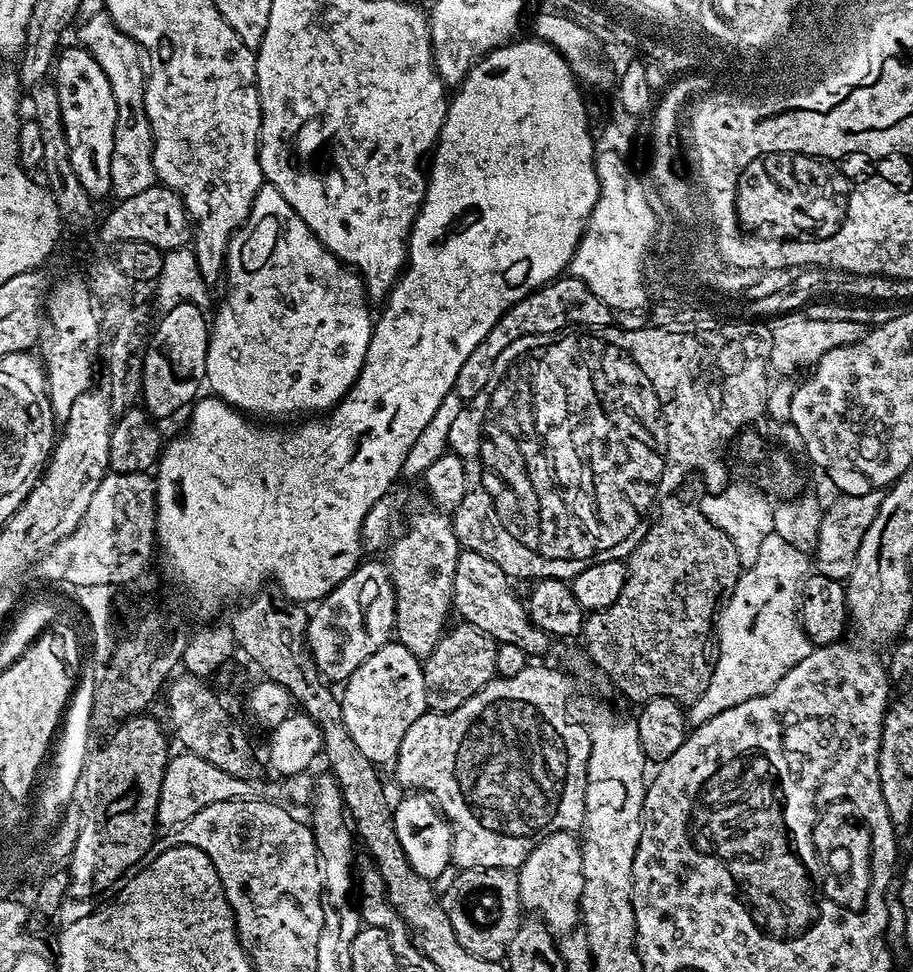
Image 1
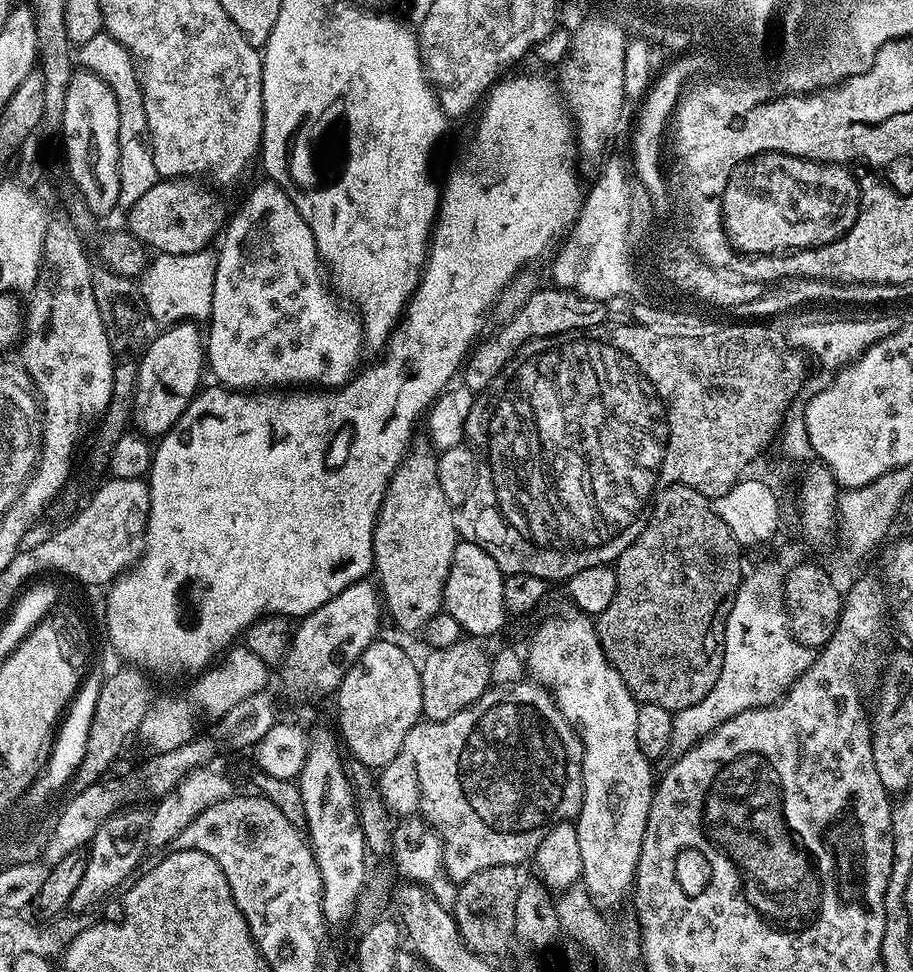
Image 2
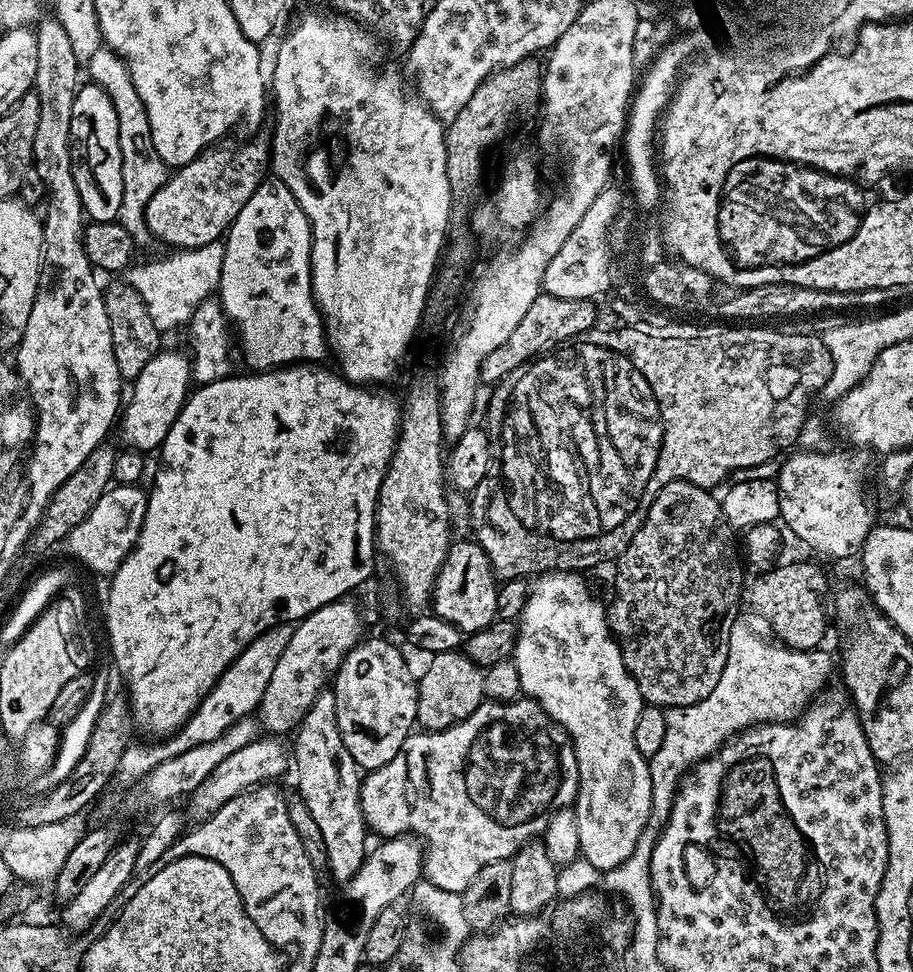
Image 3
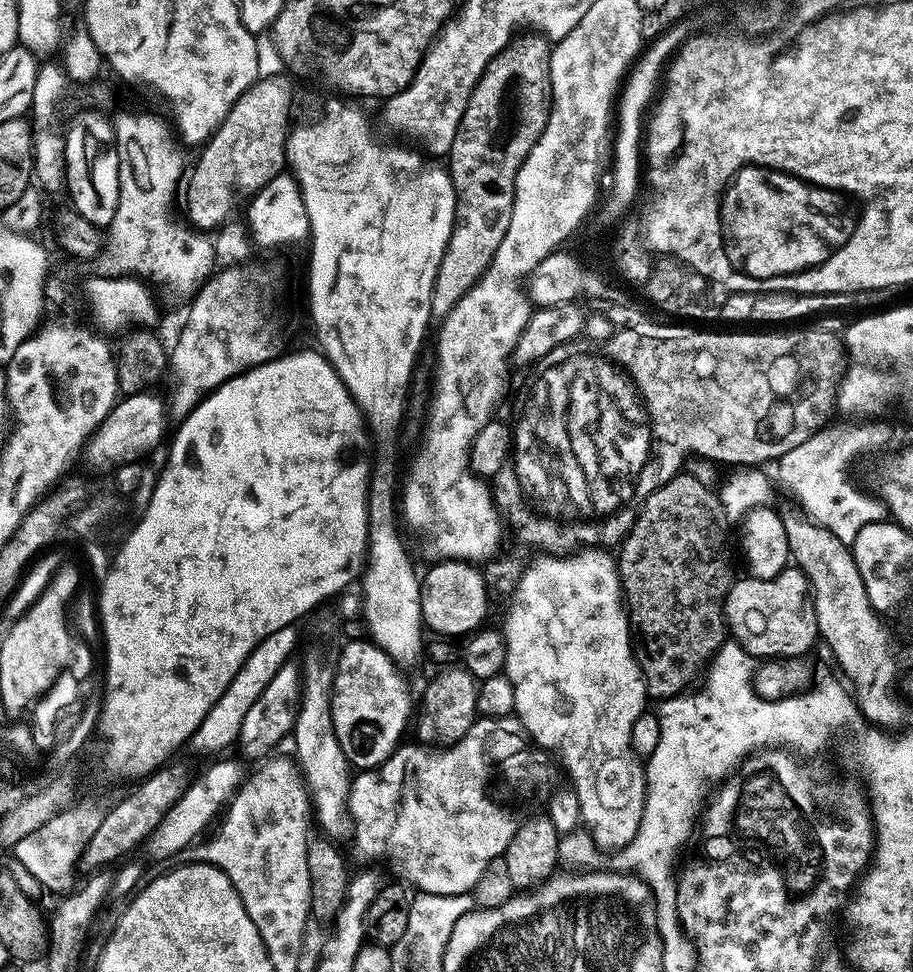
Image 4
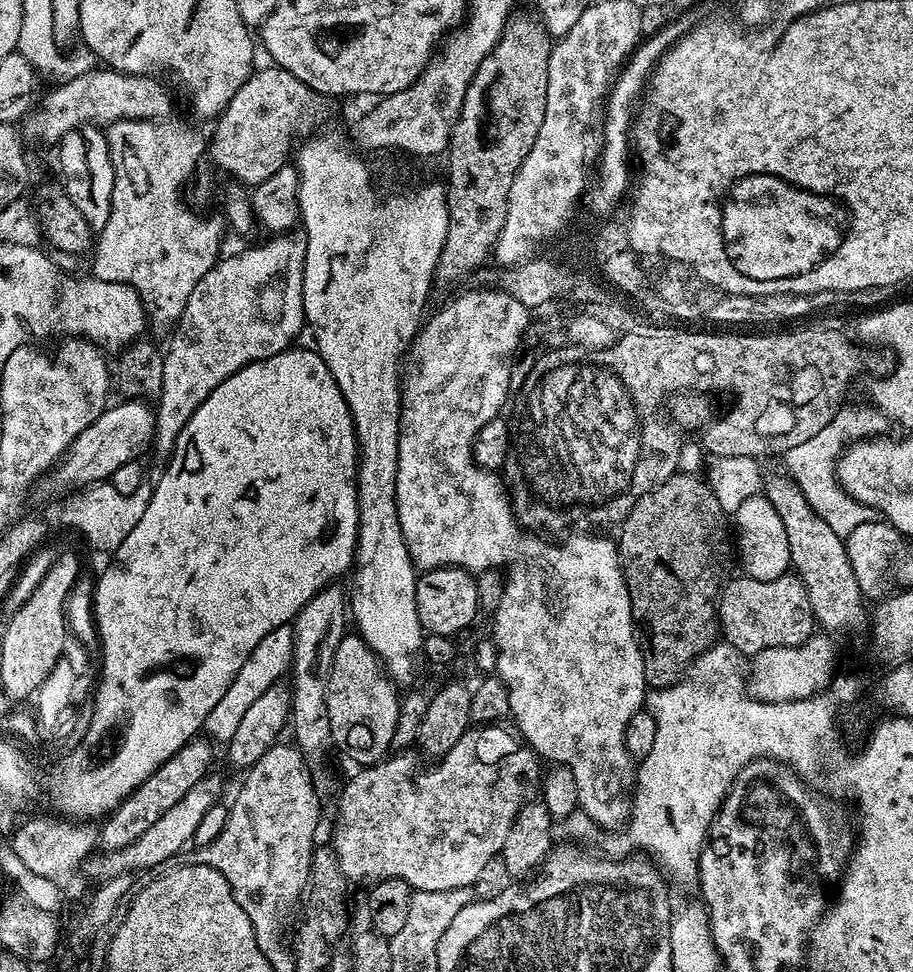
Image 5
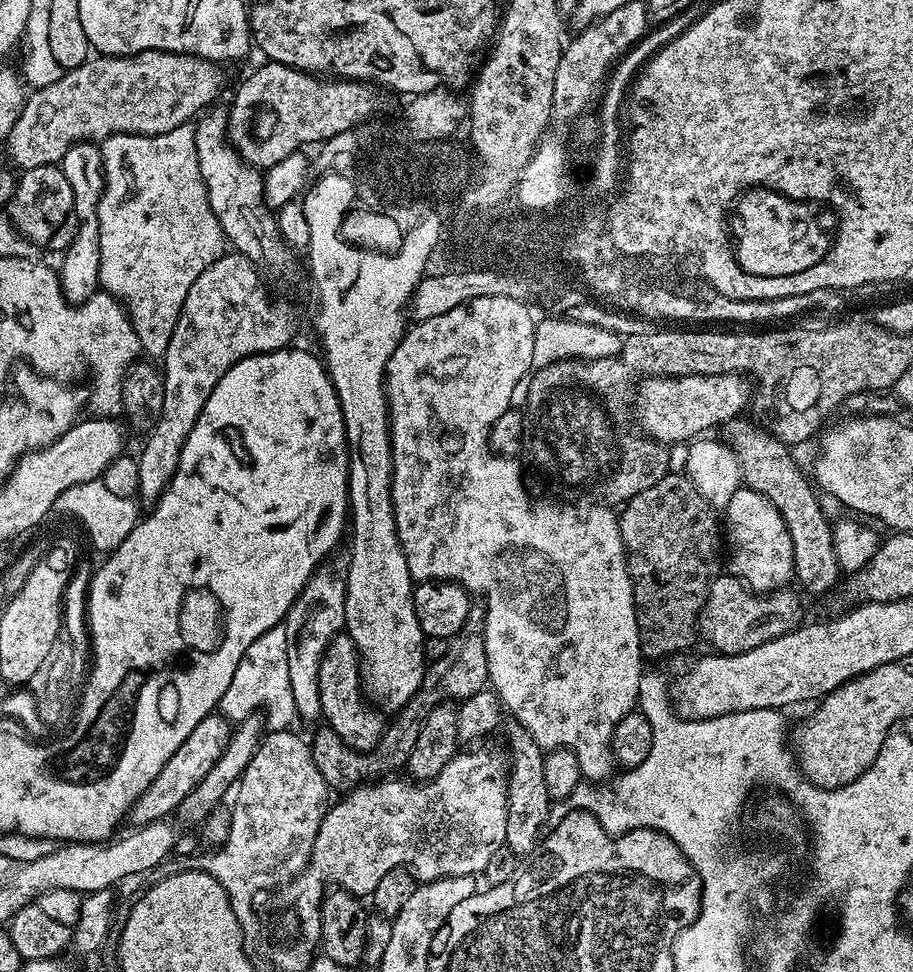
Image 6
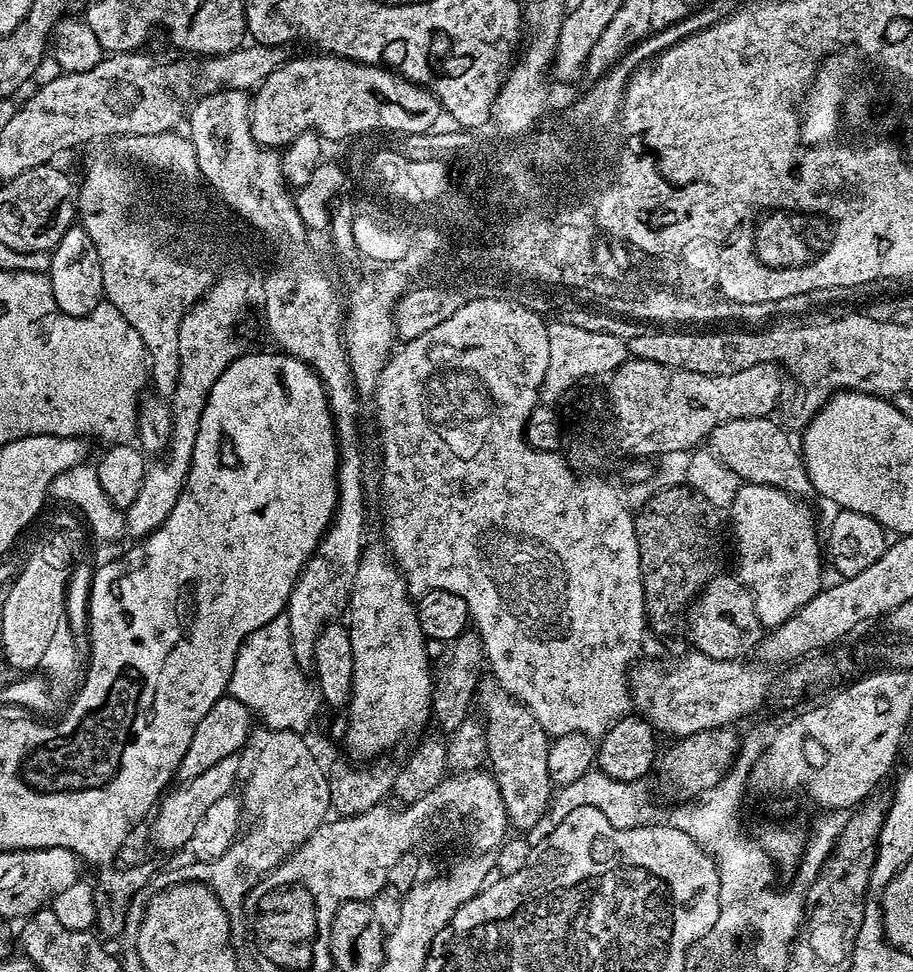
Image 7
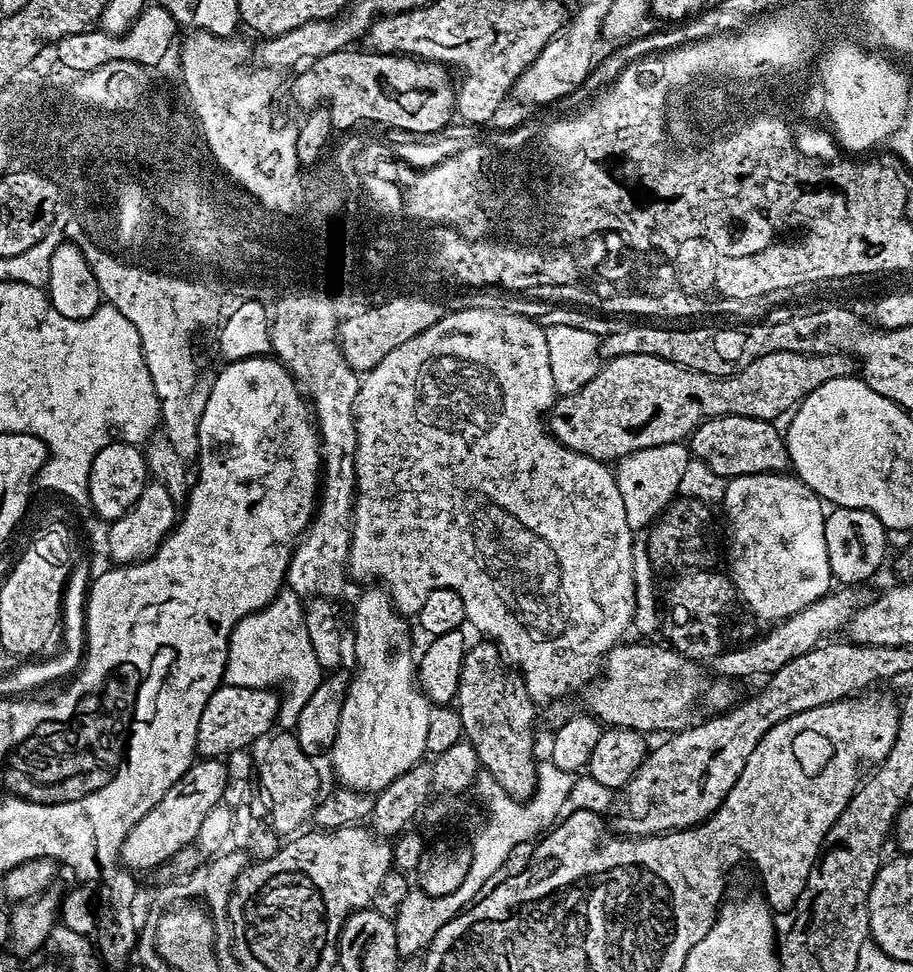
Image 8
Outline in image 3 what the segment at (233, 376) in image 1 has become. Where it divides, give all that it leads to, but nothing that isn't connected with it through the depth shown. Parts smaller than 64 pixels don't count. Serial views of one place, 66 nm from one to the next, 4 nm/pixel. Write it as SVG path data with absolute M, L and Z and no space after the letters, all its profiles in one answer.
M275 178L265 179L264 183L254 190L250 202L242 206L238 218L234 218L232 227L226 233L223 241L225 248L225 261L222 262L222 276L218 287L218 299L228 323L234 329L235 339L238 341L238 352L244 355L244 360L249 364L249 369L257 372L266 372L278 368L286 368L294 364L305 362L320 362L324 355L329 355L330 345L324 327L324 318L320 315L320 307L316 305L316 297L312 292L312 224L306 218L302 206L294 198L294 194L281 180Z

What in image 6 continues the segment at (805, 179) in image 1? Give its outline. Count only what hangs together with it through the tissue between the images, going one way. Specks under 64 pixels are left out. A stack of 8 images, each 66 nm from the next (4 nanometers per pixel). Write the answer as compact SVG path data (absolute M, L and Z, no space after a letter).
M764 182L740 186L724 208L724 246L740 274L750 278L794 278L824 264L842 234L842 208L832 198L792 196Z

